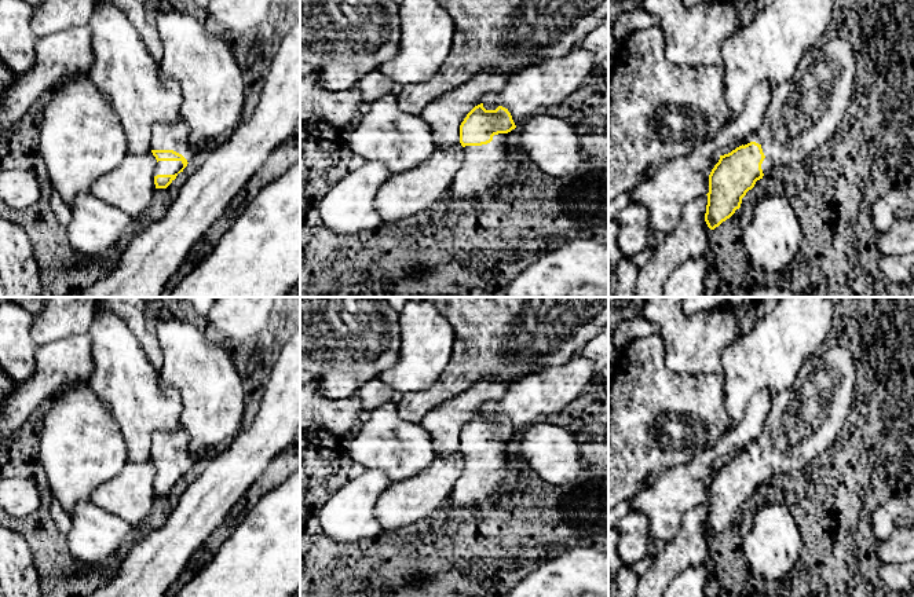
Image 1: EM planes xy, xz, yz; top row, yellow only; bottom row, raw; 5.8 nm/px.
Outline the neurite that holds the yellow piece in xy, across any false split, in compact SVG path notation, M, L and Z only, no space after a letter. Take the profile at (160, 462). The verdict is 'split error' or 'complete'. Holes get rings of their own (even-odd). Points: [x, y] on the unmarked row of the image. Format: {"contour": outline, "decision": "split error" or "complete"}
{"contour": "M182 425L175 432L154 433L151 461L157 468L156 497L167 497L187 475L186 464L197 458L189 444L189 432Z", "decision": "split error"}

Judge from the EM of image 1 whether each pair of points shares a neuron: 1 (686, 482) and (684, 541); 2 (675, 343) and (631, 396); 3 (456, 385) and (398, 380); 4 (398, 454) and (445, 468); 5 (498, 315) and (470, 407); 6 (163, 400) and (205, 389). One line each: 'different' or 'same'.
1: different
2: different
3: different
4: different
5: different
6: different

